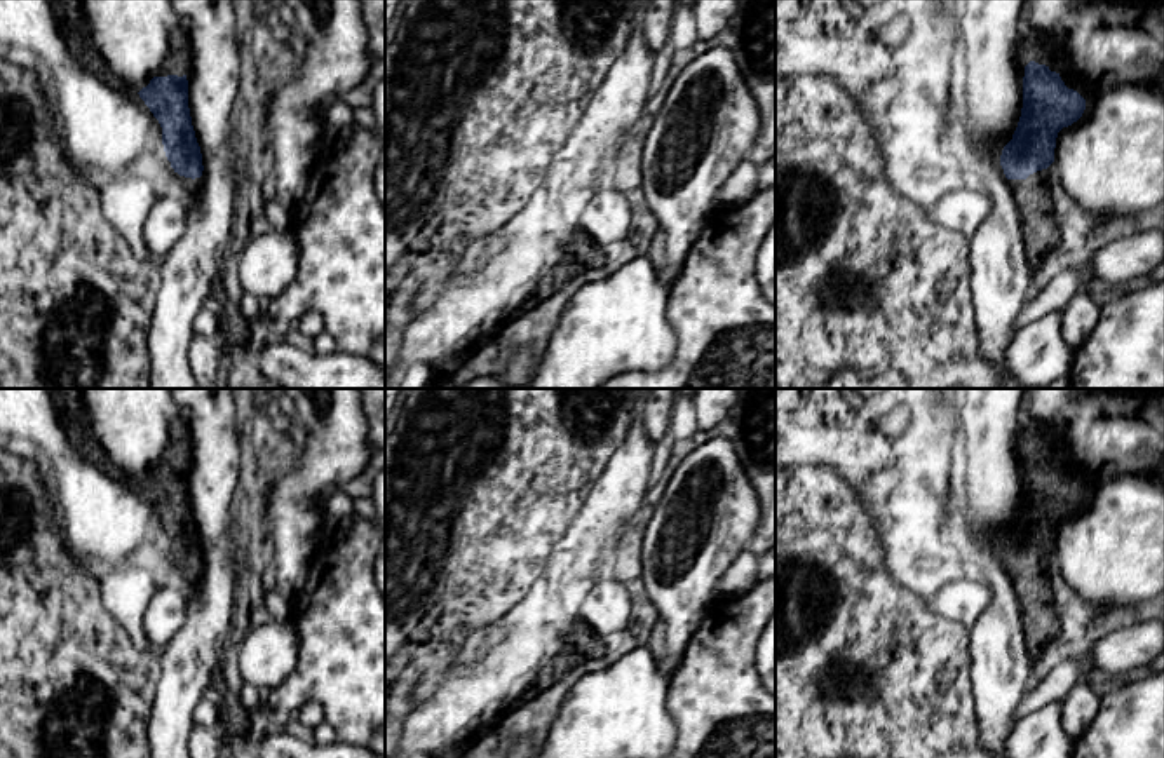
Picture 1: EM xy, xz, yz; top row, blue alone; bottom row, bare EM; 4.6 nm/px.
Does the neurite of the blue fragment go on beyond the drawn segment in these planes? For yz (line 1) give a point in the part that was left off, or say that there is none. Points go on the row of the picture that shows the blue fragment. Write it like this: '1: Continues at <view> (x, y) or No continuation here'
1: Continues at yz (1041, 234)

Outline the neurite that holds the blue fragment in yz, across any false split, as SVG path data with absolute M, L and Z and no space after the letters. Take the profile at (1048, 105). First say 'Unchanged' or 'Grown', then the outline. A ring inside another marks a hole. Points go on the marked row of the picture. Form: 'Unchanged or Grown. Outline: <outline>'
Grown. Outline: M1030 61L1023 77L1023 108L1012 139L1004 146L1000 166L1018 199L1028 265L1037 274L1058 247L1047 167L1054 162L1058 132L1077 122L1086 99L1068 89L1059 73Z

